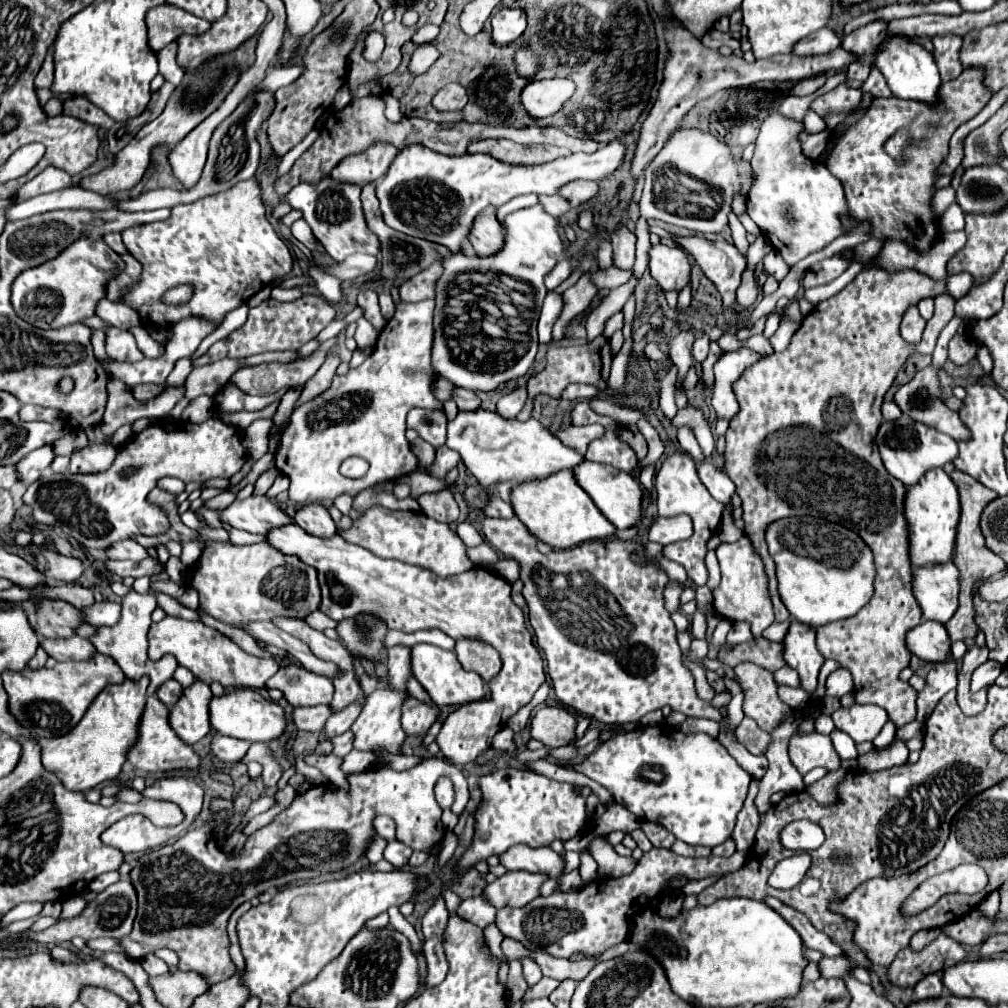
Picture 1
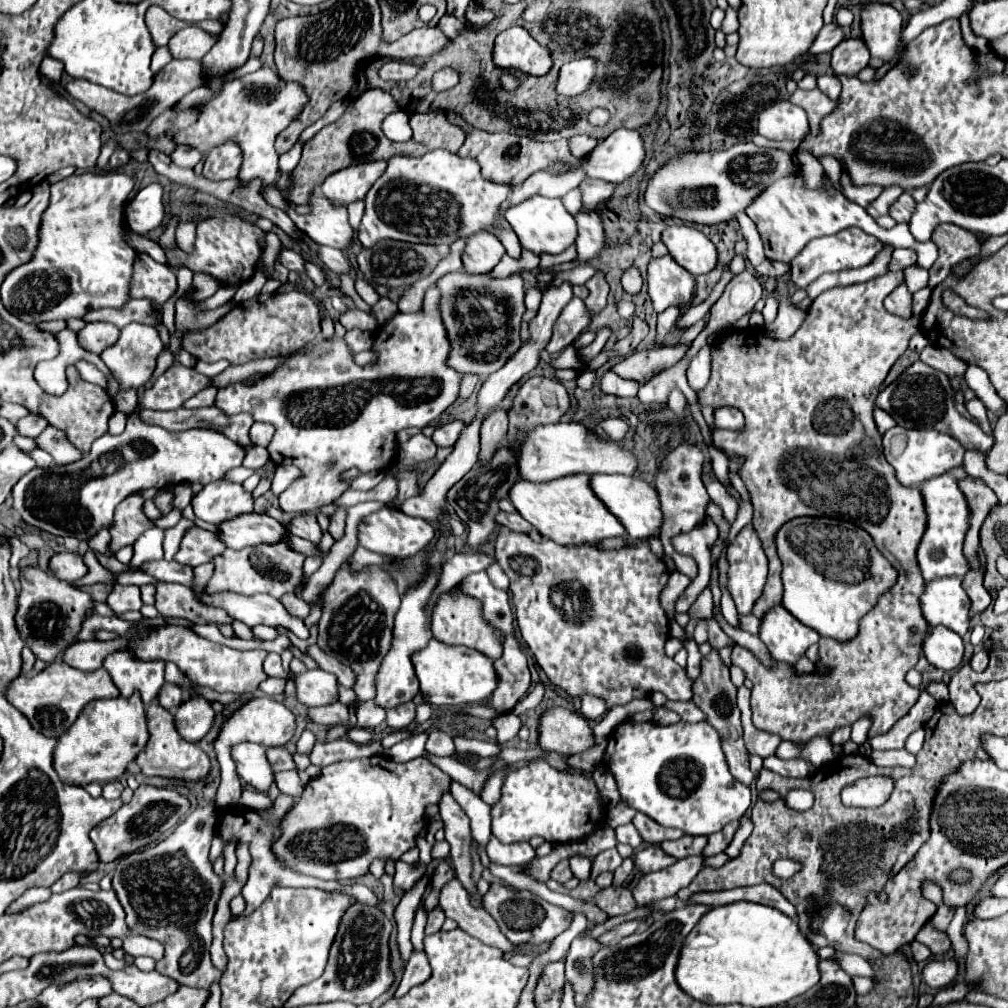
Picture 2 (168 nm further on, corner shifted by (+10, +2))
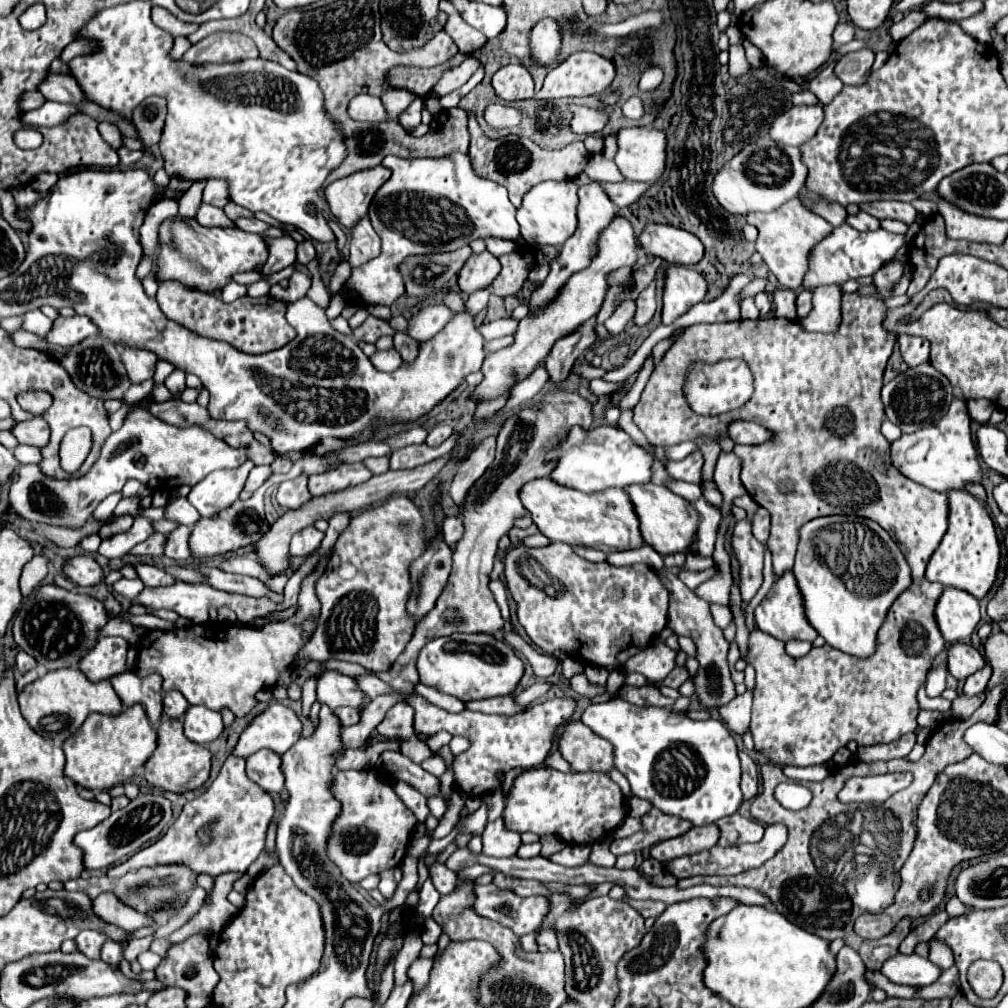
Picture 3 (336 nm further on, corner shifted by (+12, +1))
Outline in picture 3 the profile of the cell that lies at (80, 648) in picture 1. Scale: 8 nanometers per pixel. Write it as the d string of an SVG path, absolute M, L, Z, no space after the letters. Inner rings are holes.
M101 637L95 649L91 649L79 663L79 669L89 681L111 679L127 671L127 649L129 643L123 637Z

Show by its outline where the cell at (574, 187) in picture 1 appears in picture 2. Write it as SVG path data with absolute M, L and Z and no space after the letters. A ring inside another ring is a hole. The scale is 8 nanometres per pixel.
M585 178L585 180L579 184L579 190L581 190L581 202L583 202L583 204L591 204L591 206L603 204L603 202L607 202L607 200L611 198L613 188L615 188L615 186L609 184L609 182Z

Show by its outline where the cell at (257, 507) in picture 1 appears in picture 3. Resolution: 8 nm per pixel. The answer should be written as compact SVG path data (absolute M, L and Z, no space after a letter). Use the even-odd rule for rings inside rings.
M245 461L241 467L209 473L191 489L191 493L187 495L189 503L199 511L201 517L211 517L217 511L227 509L239 499L239 493L243 491L245 479L251 469L253 463Z

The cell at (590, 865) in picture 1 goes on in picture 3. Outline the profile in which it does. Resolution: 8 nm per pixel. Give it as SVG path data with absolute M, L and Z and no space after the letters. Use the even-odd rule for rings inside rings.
M567 845L563 851L549 857L549 861L565 867L577 867L585 864L591 853L591 845Z

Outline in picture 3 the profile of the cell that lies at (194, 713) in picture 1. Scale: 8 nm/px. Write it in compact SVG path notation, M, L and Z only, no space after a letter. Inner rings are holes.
M189 707L183 717L183 725L185 725L187 739L201 745L215 741L223 731L221 713L205 707Z

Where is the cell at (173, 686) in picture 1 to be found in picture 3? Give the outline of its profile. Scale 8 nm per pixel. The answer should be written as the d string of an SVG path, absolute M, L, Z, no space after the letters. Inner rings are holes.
M169 691L165 693L165 699L163 699L163 713L167 717L173 717L173 719L179 719L185 715L185 711L189 709L189 703L185 701L185 697L181 697L181 693L177 691Z

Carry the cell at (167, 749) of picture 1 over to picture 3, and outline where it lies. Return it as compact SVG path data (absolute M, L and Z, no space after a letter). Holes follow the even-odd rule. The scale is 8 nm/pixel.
M163 717L161 725L159 725L157 749L149 757L149 761L145 763L145 779L147 779L147 783L153 785L153 787L159 787L163 791L185 793L185 791L199 789L209 779L209 771L211 771L211 753L209 753L209 749L189 741L183 735L179 719Z

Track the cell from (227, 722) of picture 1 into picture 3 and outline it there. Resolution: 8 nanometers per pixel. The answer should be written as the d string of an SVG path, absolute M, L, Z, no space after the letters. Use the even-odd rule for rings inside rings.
M281 703L269 705L241 733L233 755L249 757L259 749L271 749L283 755L289 747L293 747L299 741L301 731L303 731L303 725L295 715L295 711L291 711Z

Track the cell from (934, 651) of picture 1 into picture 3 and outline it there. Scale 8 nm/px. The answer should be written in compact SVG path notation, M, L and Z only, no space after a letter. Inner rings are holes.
M957 643L955 647L949 649L949 673L955 679L965 681L969 675L973 675L985 665L987 665L987 659L967 643Z

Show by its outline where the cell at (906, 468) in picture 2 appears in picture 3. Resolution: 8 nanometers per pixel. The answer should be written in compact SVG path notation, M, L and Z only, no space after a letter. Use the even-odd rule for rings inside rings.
M953 397L949 413L937 421L937 425L929 425L917 433L903 435L901 439L891 443L891 459L893 465L909 479L941 493L949 493L953 489L965 489L967 483L981 483L983 473L977 461L977 451L971 437L971 417L967 413L967 401Z

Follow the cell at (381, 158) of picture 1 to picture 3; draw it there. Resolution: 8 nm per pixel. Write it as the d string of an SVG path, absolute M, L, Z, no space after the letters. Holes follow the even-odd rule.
M377 165L327 185L325 195L335 219L349 229L357 225L357 221L367 215L377 189L389 179L389 173L389 169Z

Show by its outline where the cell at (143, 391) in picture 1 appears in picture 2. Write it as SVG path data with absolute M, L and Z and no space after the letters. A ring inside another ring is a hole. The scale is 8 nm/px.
M119 388L119 392L113 396L115 408L123 414L131 414L137 408L137 390L135 388Z

